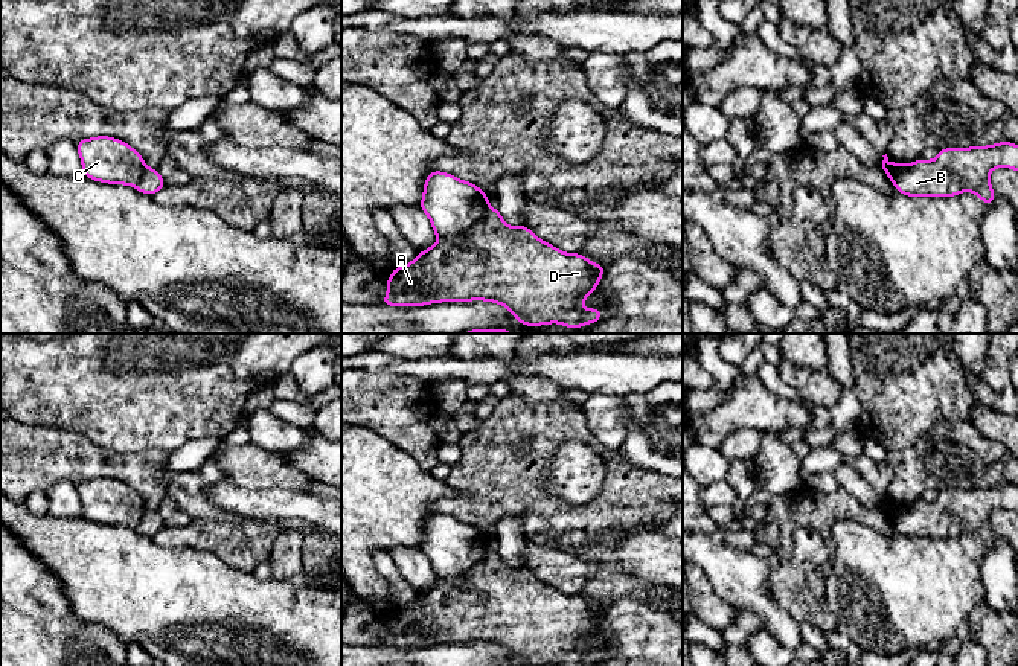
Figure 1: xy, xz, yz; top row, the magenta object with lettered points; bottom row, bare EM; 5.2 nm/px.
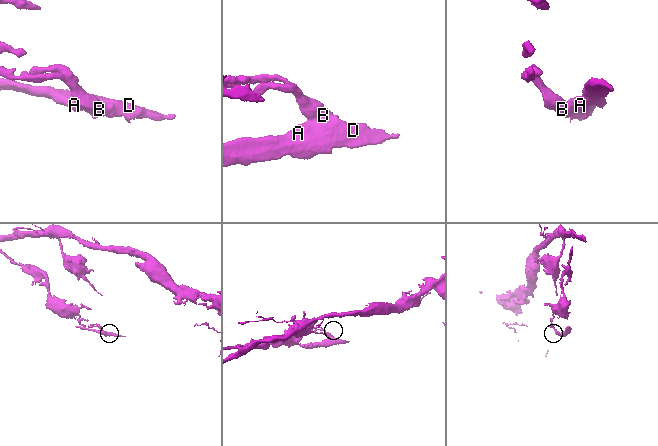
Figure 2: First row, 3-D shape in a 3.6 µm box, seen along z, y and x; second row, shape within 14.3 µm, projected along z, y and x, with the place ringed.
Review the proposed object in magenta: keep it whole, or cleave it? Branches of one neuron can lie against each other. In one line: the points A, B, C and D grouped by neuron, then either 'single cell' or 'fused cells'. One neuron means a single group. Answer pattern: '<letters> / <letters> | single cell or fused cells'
A B D / C | fused cells

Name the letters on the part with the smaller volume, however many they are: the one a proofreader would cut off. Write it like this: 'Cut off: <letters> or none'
Cut off: A, B, D

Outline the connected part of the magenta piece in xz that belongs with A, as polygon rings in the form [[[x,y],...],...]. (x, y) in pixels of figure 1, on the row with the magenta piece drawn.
[[[488,207],[472,227],[456,235],[439,236],[436,245],[425,251],[418,251],[418,256],[408,265],[393,268],[390,279],[386,280],[389,294],[379,303],[390,306],[422,306],[437,302],[489,300],[509,308],[512,315],[526,326],[562,323],[571,331],[599,322],[603,317],[603,312],[597,308],[582,311],[579,306],[596,290],[607,267],[596,265],[579,253],[562,253],[535,236],[526,224],[509,227],[498,209]]]

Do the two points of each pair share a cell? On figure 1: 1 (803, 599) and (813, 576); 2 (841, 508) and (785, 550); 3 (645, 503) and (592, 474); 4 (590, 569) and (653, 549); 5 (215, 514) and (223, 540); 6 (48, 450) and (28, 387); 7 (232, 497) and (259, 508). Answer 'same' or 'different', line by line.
1: different
2: same
3: different
4: different
5: different
6: different
7: same

